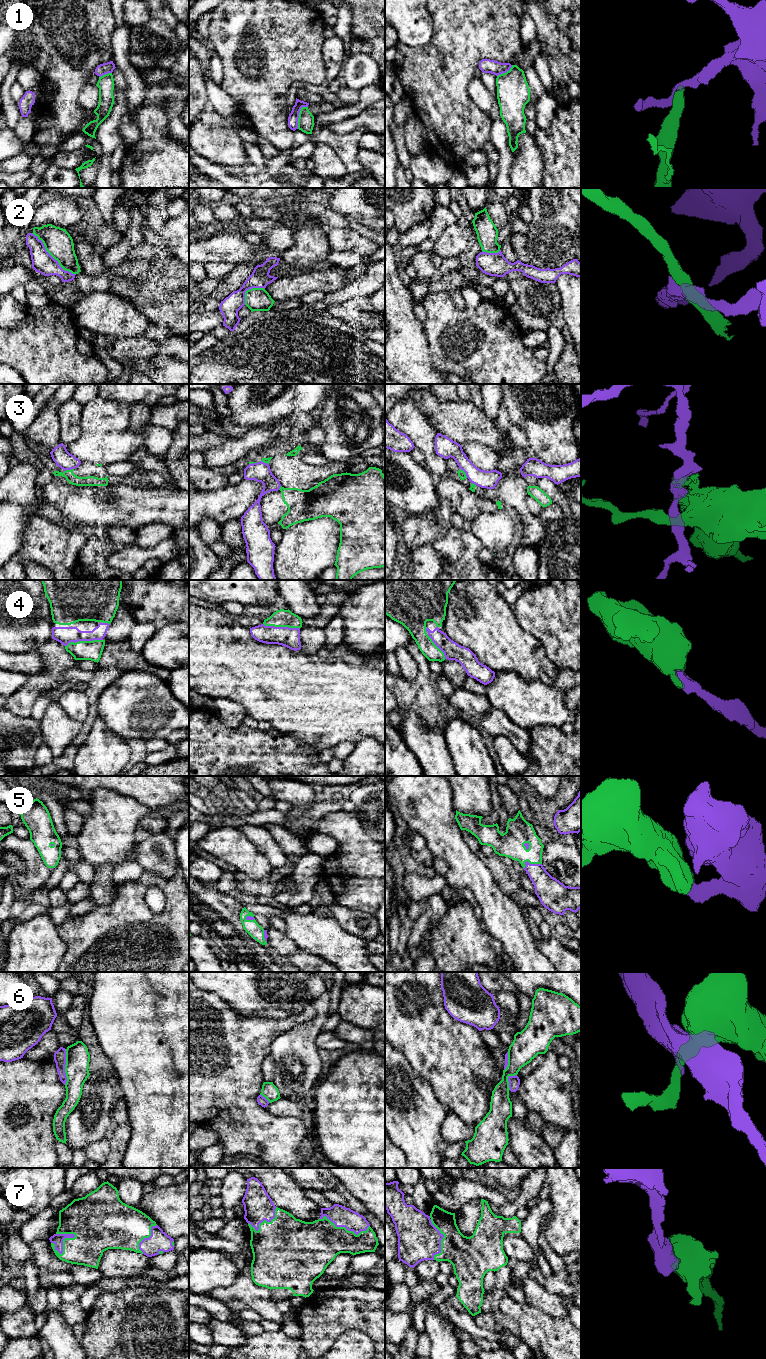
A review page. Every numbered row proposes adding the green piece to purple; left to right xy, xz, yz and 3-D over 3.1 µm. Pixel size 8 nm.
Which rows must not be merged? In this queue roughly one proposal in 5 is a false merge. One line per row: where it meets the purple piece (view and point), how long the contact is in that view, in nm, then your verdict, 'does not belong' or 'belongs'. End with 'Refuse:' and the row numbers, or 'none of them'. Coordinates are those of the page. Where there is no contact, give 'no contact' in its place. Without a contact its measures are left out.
1: contact xz (298, 115); length 200 nm; does not belong
2: contact xy (51, 256); length 480 nm; does not belong
3: contact yz (464, 471); length 100 nm; does not belong
4: contact xy (83, 640); length 300 nm; belongs
5: contact yz (530, 864); length 150 nm; belongs
6: contact xy (64, 1067); length 280 nm; does not belong
7: contact xy (62, 1247); length 220 nm; belongs
Refuse: 1, 2, 3, 6

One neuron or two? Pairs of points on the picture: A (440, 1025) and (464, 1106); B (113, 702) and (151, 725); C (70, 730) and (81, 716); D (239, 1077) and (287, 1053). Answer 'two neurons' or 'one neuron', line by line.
A: one neuron
B: one neuron
C: two neurons
D: two neurons

